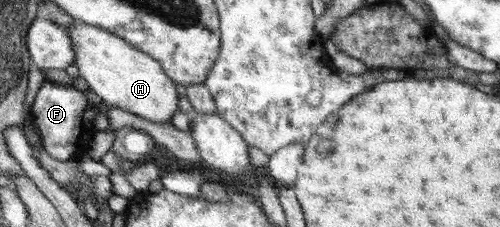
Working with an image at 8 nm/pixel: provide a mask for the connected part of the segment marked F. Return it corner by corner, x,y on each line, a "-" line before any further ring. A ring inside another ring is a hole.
45,79
37,91
29,120
33,120
33,124
37,126
41,134
43,149
55,159
69,161
83,143
83,123
91,119
93,115
95,115
95,109
91,109
91,105
87,107
83,90
65,87

